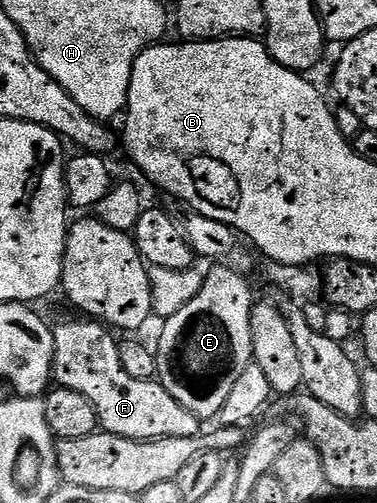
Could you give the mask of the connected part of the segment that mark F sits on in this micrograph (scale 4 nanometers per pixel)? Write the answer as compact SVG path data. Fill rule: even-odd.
M87 317L78 318L54 328L53 369L55 373L53 379L58 386L81 393L95 406L98 426L106 434L137 441L161 437L193 437L200 434L200 419L193 413L189 413L189 409L185 409L185 405L176 401L158 381L129 377L129 373L125 373L125 368L121 366L119 343L117 339L114 339L116 336L104 324Z

